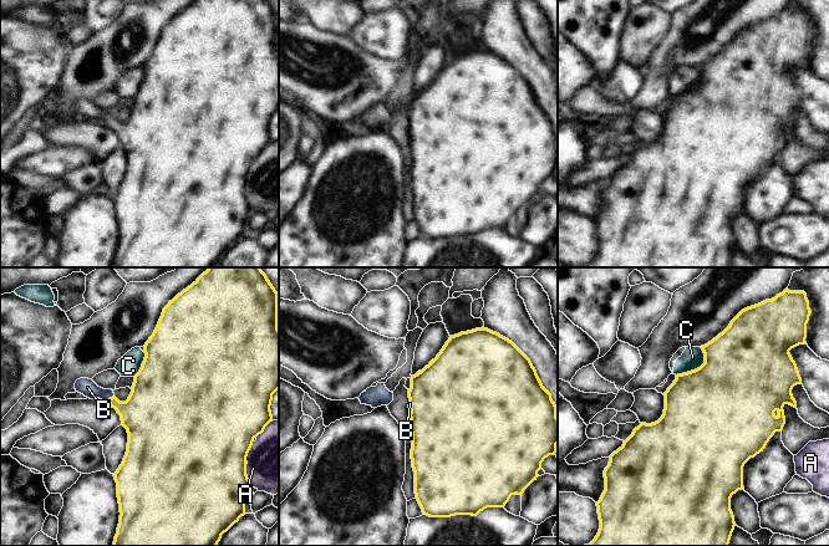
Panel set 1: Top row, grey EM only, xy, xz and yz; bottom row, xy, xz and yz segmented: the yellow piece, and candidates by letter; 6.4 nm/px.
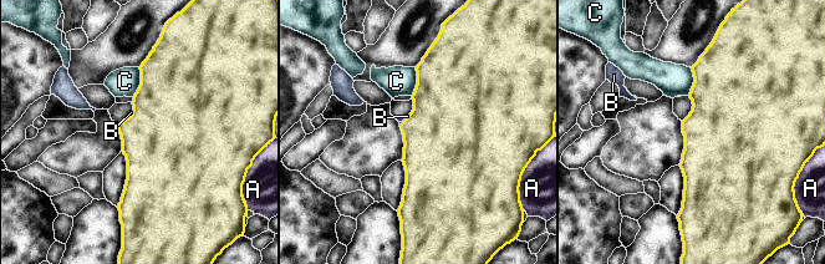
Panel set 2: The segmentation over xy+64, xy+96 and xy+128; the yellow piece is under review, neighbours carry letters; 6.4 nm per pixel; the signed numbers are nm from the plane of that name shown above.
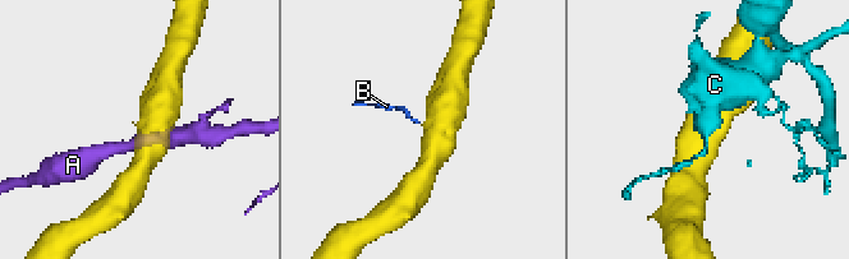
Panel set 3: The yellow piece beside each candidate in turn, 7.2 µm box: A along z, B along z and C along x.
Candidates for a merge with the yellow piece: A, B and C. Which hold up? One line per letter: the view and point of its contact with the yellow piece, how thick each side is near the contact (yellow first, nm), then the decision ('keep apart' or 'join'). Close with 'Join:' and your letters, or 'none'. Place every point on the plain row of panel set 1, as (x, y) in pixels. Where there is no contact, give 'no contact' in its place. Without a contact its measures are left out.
A: contact xy (247, 184); calibres 500 and 400 nm; keep apart
B: contact xy (108, 121); calibres 300 and 110 nm; join
C: contact yz (697, 90); calibres 500 and 140 nm; keep apart
Join: B

